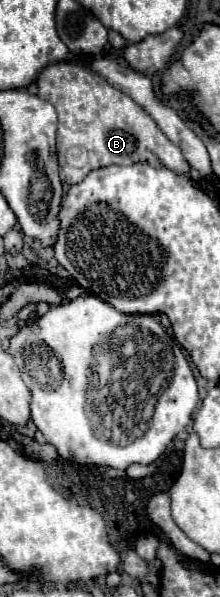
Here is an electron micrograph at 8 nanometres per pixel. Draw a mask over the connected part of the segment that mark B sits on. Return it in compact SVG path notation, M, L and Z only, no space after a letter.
M78 61L48 65L38 75L38 97L50 101L58 113L56 149L64 185L80 183L98 167L132 165L138 161L188 173L190 165L182 157L182 151L154 125L150 115L90 67Z

